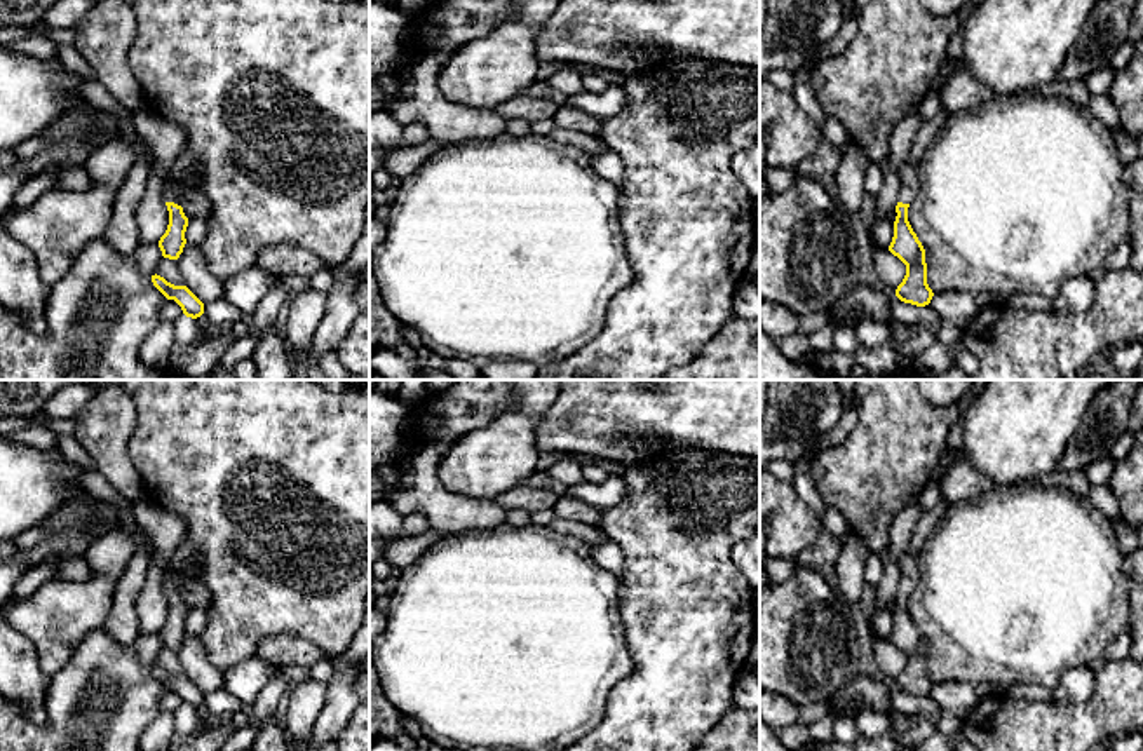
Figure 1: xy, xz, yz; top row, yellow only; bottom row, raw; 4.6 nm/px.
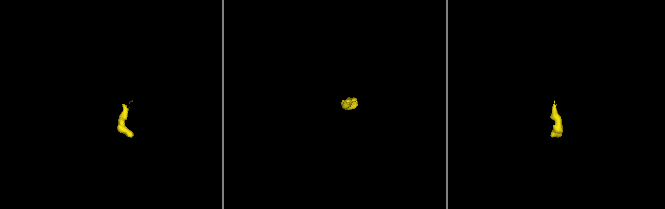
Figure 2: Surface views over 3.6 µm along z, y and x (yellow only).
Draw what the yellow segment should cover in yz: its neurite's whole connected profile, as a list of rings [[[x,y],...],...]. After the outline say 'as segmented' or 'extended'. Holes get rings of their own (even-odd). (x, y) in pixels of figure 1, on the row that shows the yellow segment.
[[[904,160],[897,169],[897,176],[901,179],[901,190],[889,251],[906,265],[906,275],[896,289],[896,296],[904,303],[925,307],[934,296],[927,284],[925,249],[908,221],[908,207],[918,193],[918,166]]]; extended

